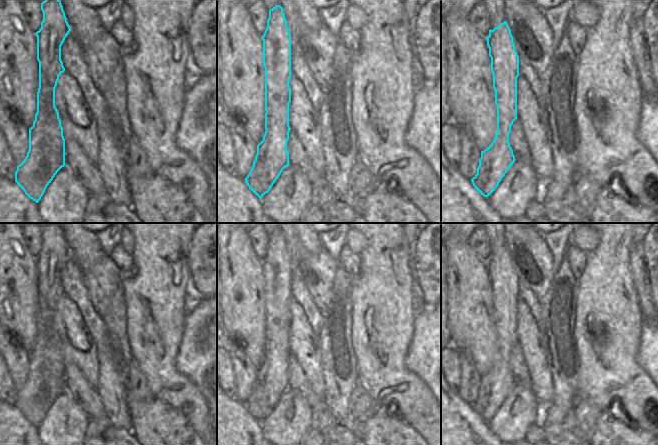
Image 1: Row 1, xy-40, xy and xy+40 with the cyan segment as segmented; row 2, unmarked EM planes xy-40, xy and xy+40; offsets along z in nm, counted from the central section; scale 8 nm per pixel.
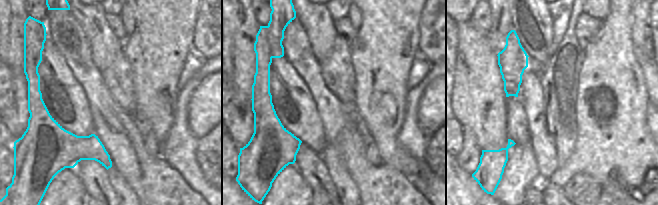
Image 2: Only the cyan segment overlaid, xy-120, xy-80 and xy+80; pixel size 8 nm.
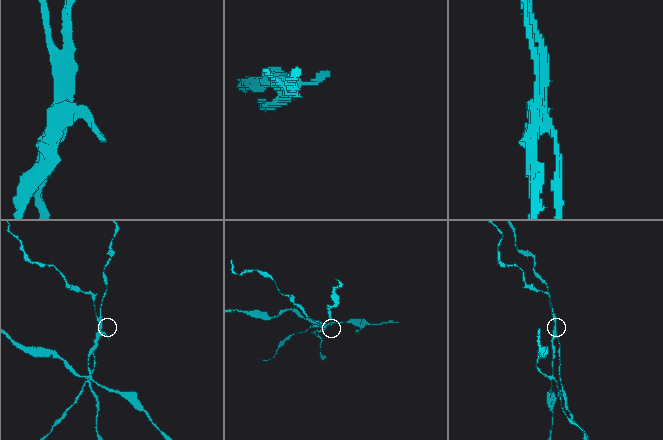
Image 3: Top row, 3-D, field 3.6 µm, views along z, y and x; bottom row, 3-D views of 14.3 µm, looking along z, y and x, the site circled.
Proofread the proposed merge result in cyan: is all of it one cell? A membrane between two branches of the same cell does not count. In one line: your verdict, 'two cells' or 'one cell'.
two cells

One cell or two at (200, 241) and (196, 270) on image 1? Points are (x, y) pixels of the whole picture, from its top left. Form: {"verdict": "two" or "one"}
{"verdict": "one"}

